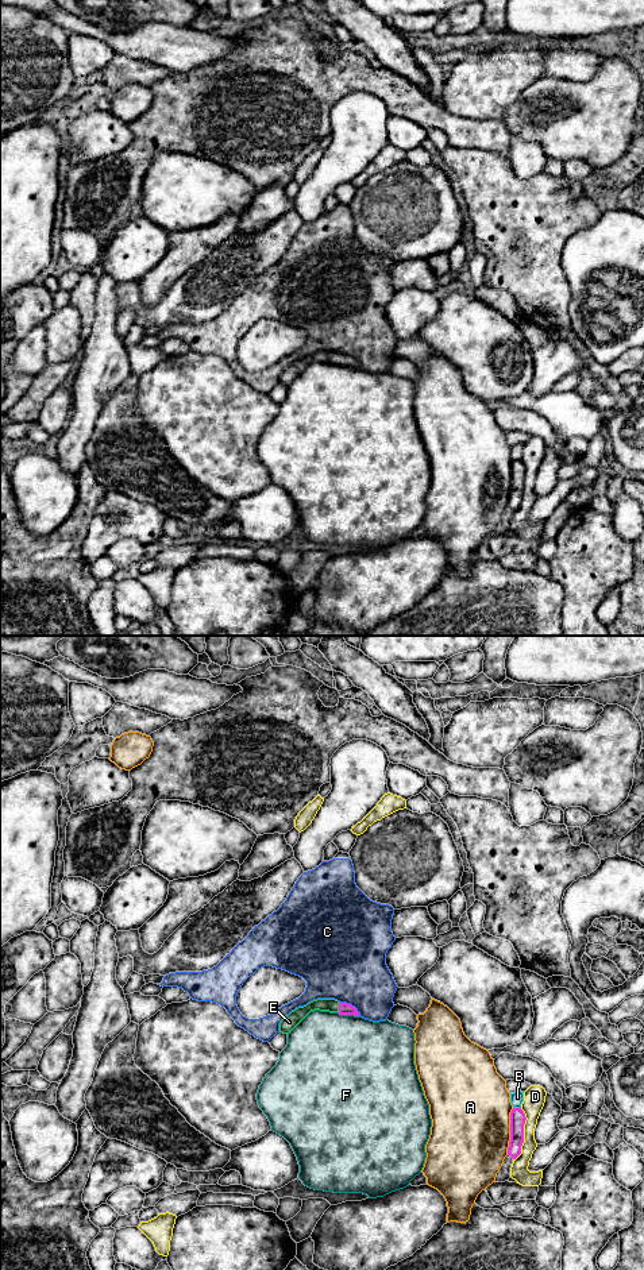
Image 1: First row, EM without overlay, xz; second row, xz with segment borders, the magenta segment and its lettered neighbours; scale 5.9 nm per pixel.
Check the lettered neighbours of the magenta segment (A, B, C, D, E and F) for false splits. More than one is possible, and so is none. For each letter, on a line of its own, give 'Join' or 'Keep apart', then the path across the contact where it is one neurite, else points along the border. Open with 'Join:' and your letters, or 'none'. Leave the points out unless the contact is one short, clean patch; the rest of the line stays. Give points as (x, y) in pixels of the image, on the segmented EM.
Join: E
A: Keep apart
B: Keep apart
C: Keep apart
D: Keep apart
E: Join. Path across: xz (344, 1008), (339, 1007), (323, 1004)
F: Keep apart

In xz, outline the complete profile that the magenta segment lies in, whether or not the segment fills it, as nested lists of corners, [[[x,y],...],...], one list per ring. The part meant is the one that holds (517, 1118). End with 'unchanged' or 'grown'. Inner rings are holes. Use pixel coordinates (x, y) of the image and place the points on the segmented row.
[[[513,1108],[510,1112],[510,1140],[508,1147],[508,1155],[516,1159],[521,1154],[521,1146],[524,1143],[524,1124],[525,1113],[520,1108]]]; unchanged

